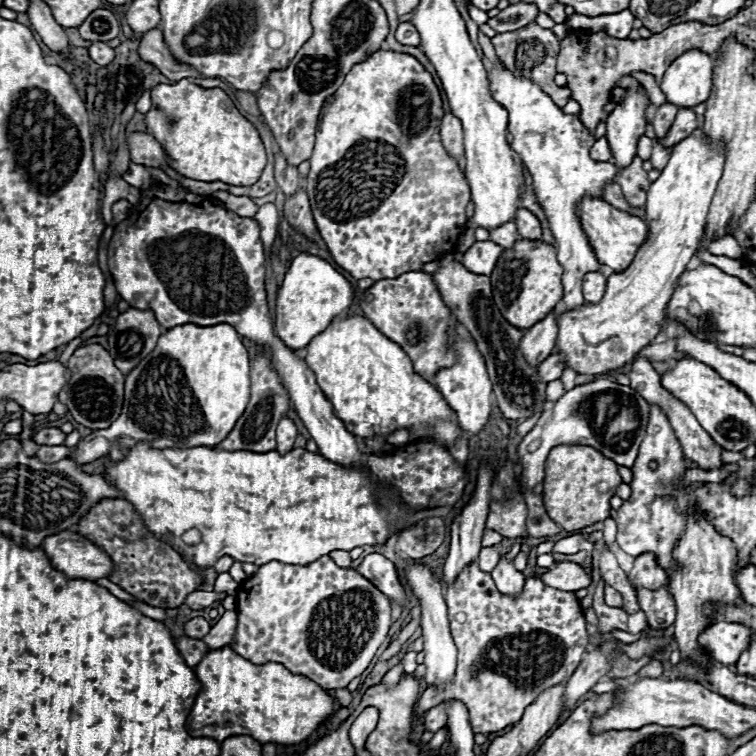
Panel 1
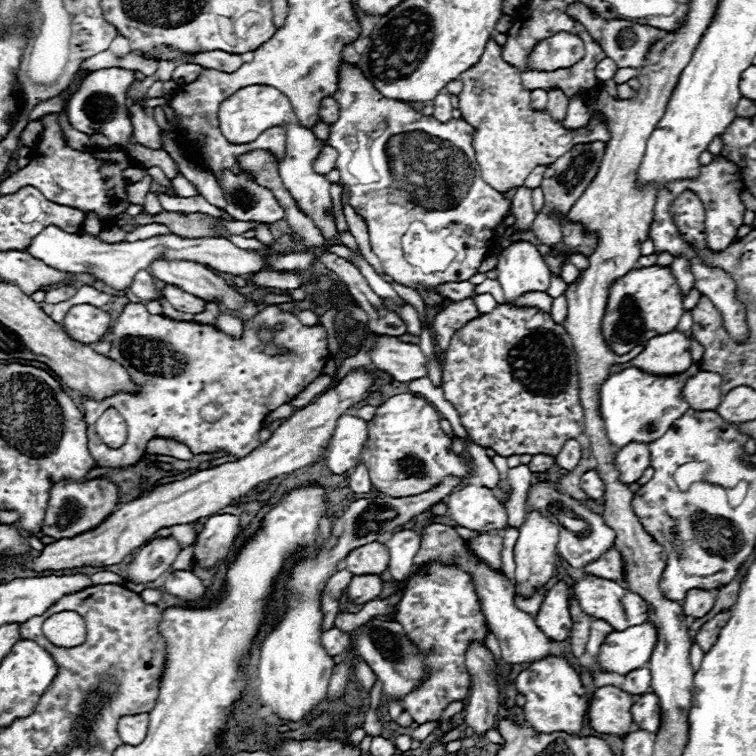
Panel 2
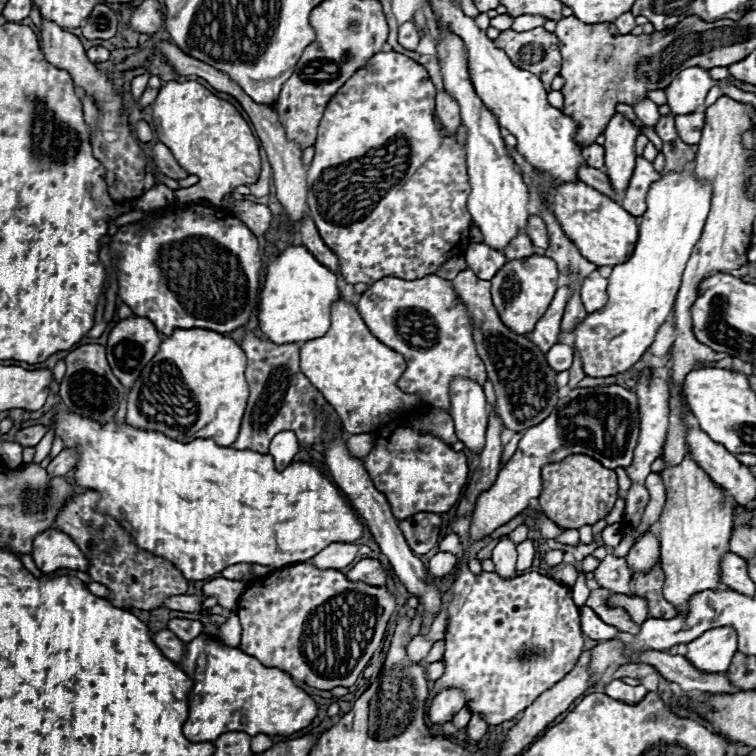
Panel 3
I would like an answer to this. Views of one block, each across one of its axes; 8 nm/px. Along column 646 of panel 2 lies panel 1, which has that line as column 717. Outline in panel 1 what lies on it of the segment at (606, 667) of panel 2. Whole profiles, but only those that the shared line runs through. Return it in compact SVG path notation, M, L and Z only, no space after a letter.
M714 622L698 638L702 648L718 664L734 664L750 640L754 640L754 630L740 622Z

